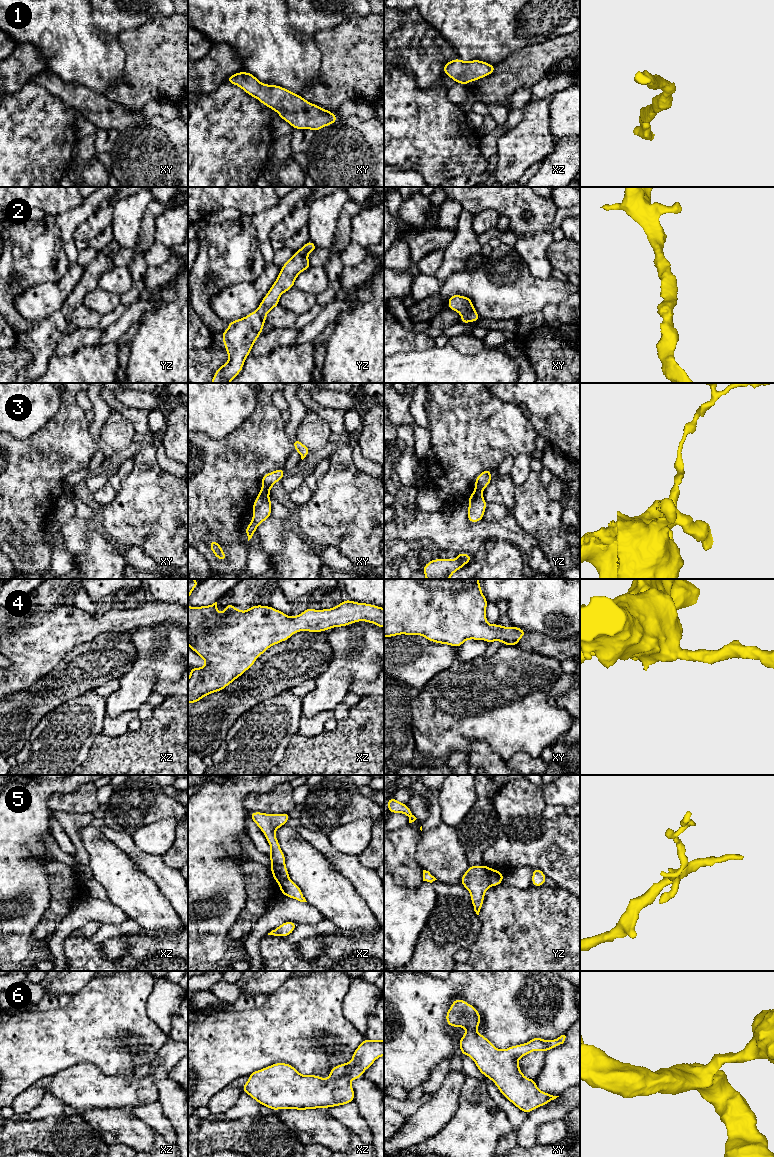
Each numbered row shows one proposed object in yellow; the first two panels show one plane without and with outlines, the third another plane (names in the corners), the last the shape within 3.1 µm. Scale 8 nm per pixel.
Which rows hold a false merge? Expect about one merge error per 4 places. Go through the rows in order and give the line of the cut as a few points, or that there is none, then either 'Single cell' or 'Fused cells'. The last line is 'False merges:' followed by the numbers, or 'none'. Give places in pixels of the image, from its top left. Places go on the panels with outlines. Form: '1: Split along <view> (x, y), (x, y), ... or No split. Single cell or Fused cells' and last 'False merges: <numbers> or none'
1: No split. Single cell
2: No split. Single cell
3: Split along xy (262, 486), (269, 490). Fused cells
4: No split. Single cell
5: Split along yz (484, 866), (491, 885). Fused cells
6: No split. Single cell
False merges: 3, 5

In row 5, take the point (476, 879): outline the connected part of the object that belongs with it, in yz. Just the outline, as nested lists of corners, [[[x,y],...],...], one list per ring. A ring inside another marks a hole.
[[[471,865],[462,875],[461,884],[470,892],[471,902],[477,915],[482,908],[484,895],[491,886],[489,874],[484,865]]]

